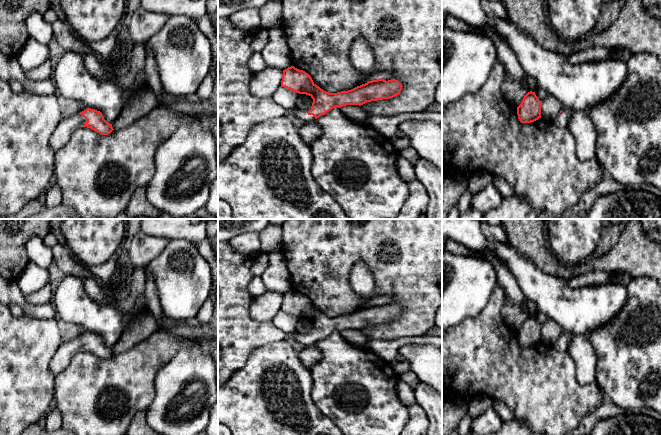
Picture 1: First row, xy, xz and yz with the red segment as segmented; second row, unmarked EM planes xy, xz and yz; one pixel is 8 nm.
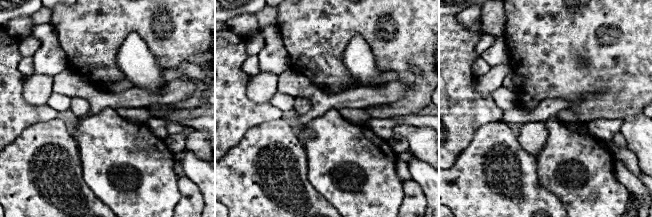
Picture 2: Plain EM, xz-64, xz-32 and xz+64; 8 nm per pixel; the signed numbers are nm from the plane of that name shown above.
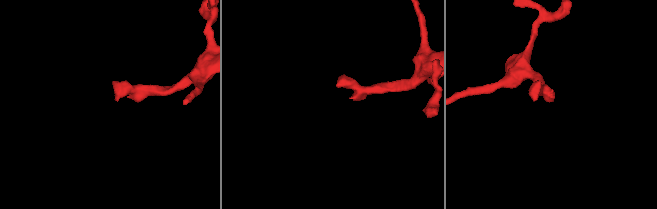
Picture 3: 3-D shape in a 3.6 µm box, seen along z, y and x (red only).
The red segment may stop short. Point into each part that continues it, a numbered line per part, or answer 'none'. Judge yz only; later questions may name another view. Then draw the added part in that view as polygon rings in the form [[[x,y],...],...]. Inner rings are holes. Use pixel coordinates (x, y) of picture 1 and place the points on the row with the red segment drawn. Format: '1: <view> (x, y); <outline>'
1: yz (561, 120); [[[562,111],[560,114],[558,114],[553,120],[553,123],[559,128],[567,128],[569,124],[569,118],[566,111]]]

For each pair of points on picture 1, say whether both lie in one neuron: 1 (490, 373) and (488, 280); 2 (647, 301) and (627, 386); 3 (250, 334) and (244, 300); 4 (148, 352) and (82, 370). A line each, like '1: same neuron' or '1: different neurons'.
1: different neurons
2: same neuron
3: same neuron
4: same neuron

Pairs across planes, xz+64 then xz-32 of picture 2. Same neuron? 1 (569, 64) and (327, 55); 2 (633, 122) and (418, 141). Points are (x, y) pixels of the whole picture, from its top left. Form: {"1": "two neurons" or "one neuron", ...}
{"1": "one neuron", "2": "one neuron"}

